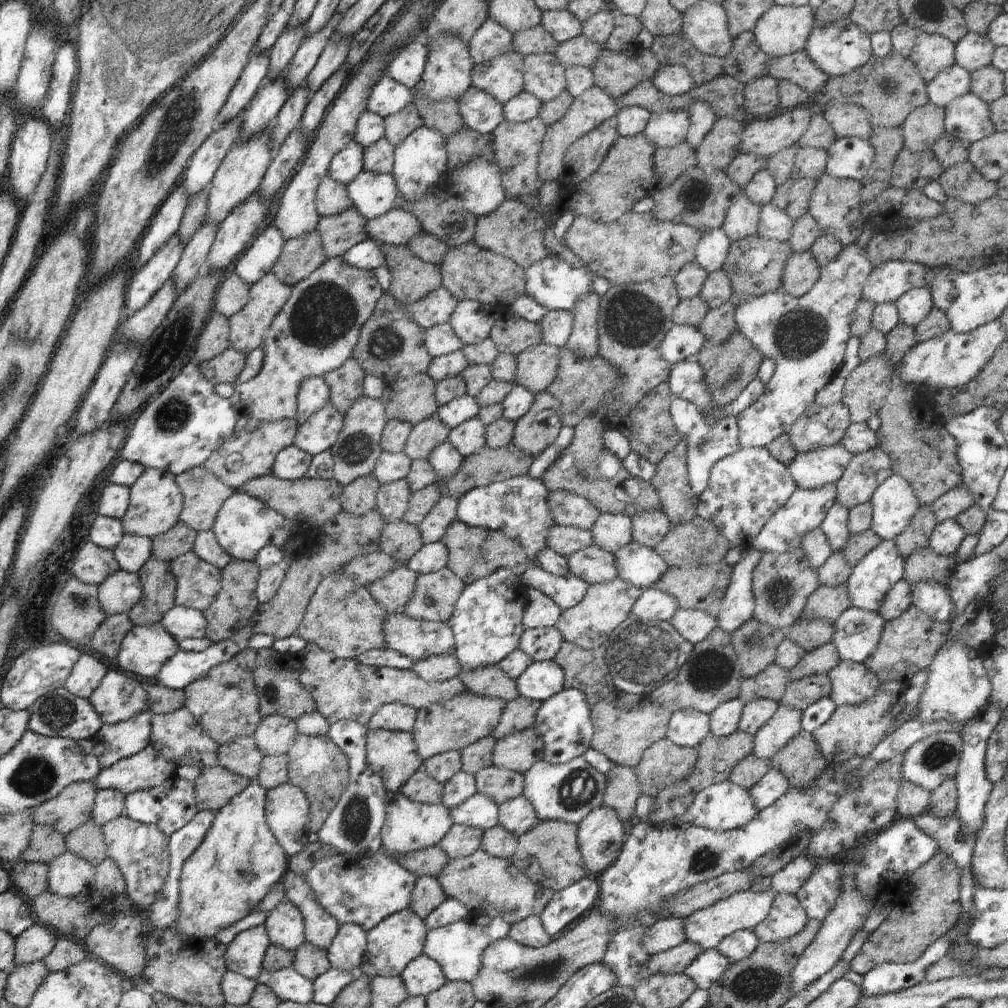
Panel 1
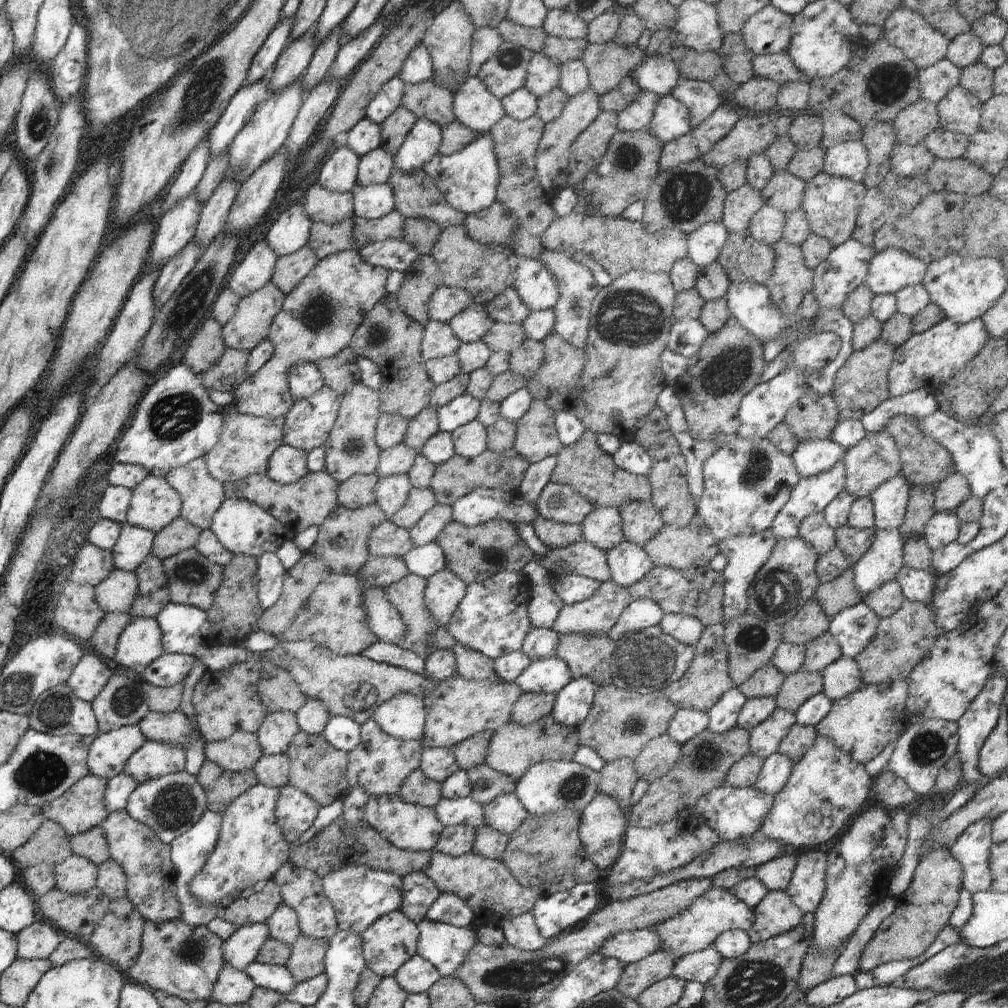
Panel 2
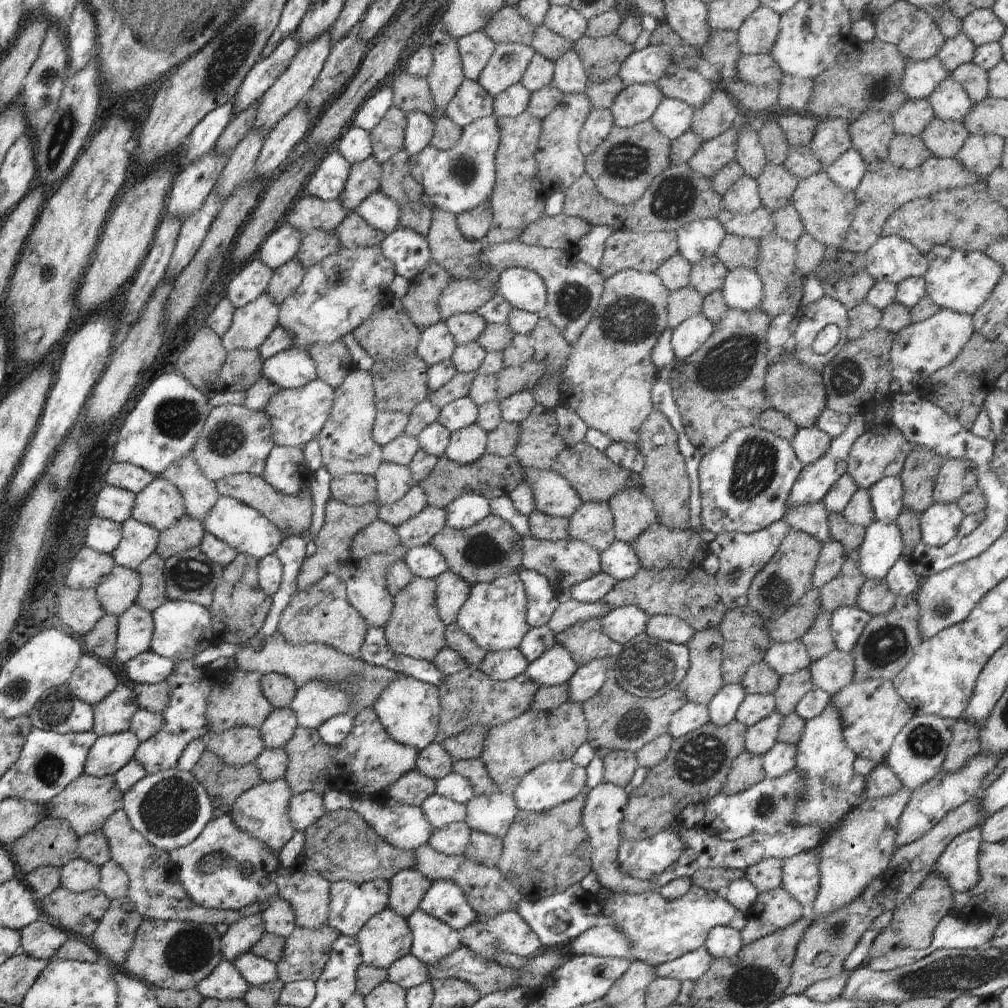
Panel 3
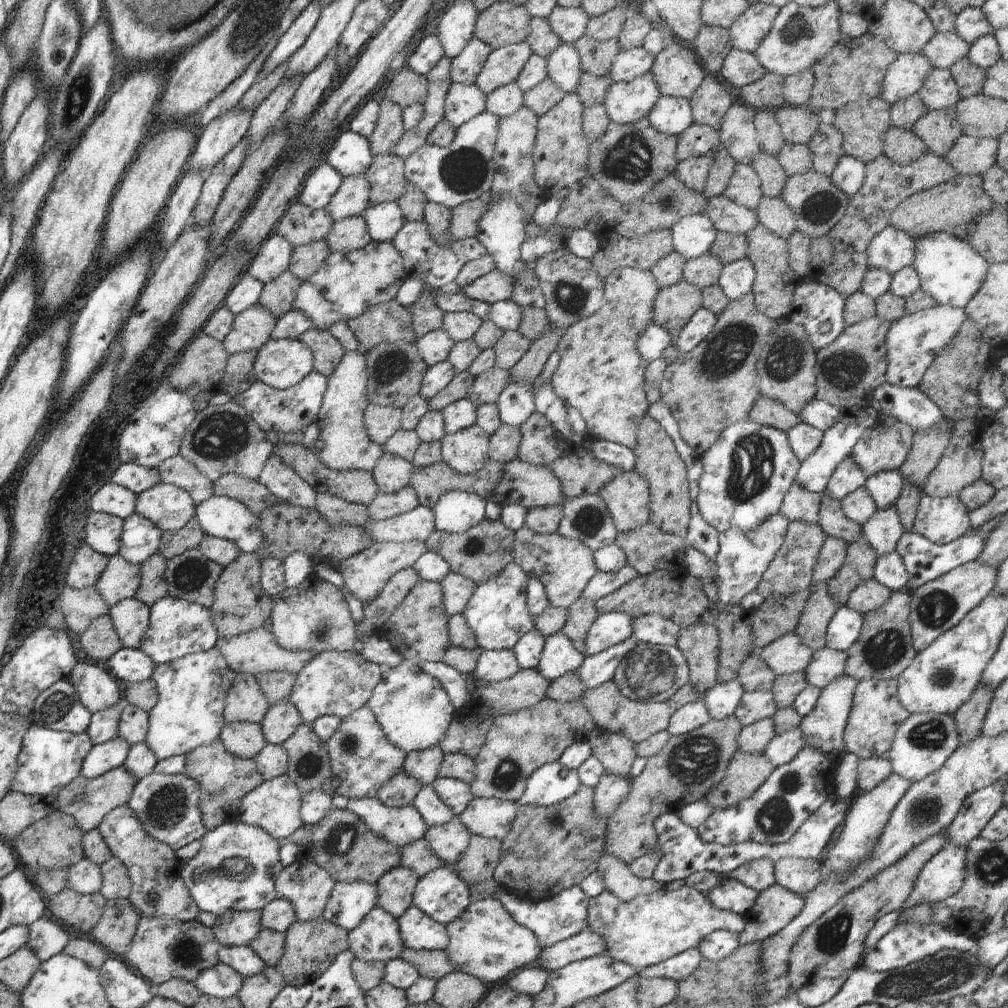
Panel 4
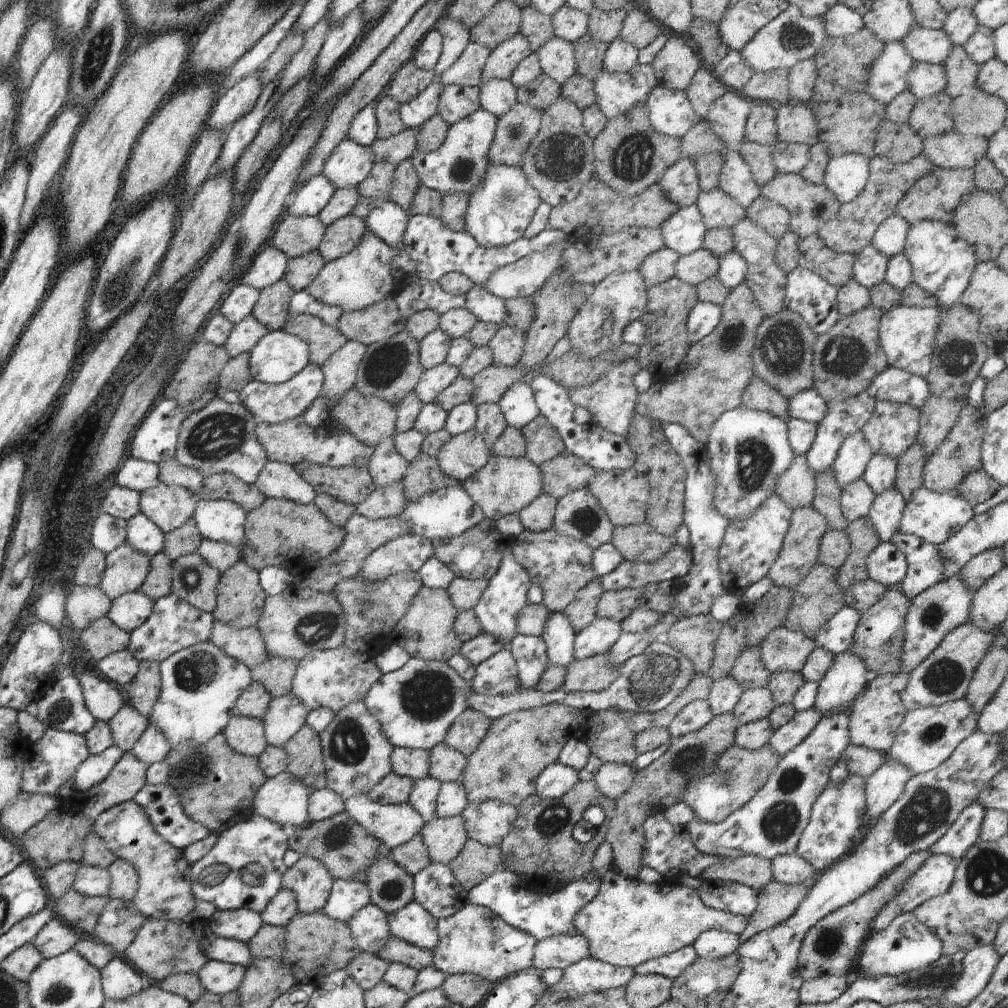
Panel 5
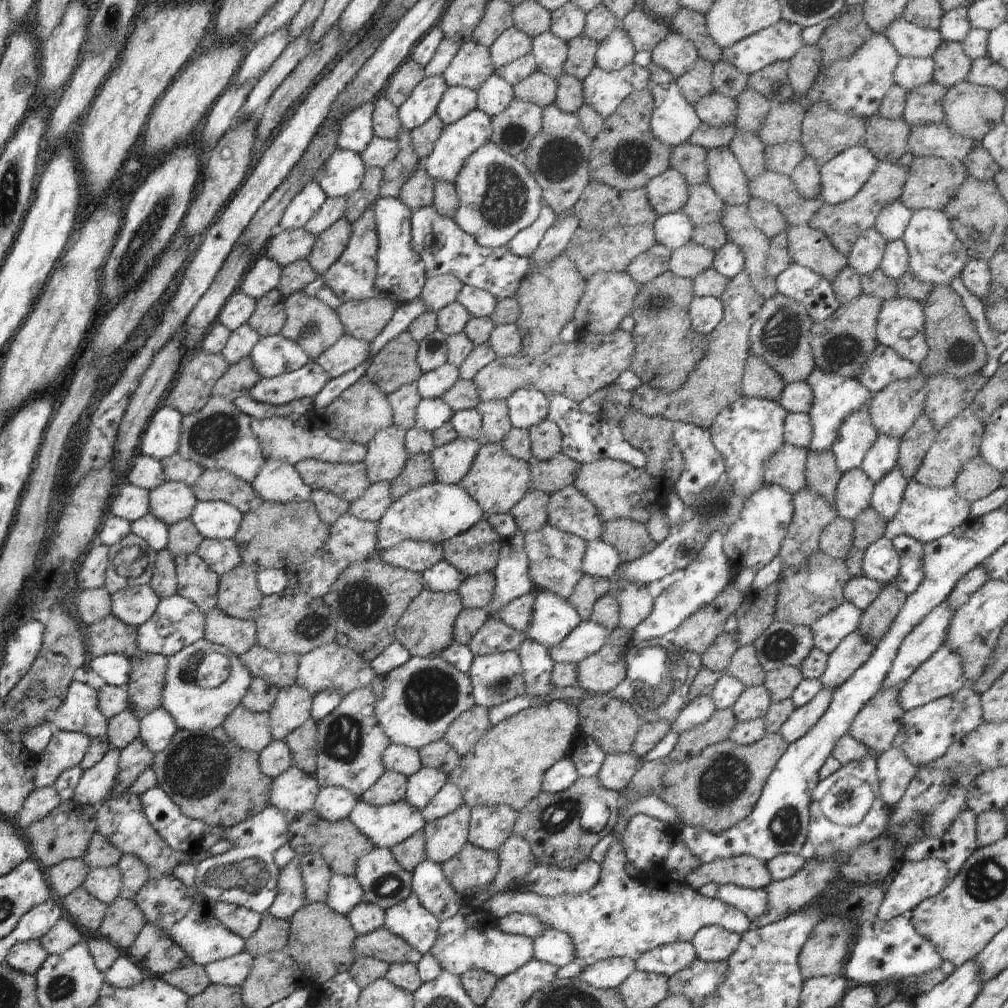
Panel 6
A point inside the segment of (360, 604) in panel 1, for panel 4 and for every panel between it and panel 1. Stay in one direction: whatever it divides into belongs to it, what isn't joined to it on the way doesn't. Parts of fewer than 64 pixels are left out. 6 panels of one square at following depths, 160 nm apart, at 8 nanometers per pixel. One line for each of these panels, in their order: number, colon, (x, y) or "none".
2: (333, 615)
3: (322, 614)
4: (314, 616)

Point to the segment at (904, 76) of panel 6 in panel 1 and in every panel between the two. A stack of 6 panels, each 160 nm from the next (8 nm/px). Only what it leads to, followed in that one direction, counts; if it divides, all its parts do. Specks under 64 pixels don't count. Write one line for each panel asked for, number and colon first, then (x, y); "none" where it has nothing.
1: (968, 118)
2: (960, 111)
3: (949, 101)
4: (939, 90)
5: (924, 79)

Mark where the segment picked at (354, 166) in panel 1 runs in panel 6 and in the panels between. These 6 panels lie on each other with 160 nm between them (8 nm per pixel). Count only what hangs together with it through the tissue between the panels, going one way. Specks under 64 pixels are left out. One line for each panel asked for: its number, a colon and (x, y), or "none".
2: (338, 174)
3: (327, 181)
4: (320, 186)
5: (309, 200)
6: (304, 206)

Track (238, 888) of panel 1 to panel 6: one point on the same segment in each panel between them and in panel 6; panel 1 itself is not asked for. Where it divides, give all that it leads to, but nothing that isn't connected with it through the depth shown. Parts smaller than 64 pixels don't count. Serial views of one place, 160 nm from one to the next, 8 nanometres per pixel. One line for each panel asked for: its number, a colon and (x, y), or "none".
2: (251, 847)
3: (262, 811)
4: (275, 805)
5: (283, 798)
6: (294, 790)

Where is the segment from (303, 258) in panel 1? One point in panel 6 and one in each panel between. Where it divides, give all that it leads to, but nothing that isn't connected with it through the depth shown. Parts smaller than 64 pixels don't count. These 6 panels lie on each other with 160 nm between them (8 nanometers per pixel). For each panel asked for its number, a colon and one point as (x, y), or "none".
2: (289, 270)
3: (285, 280)
4: (277, 297)
5: (272, 309)
6: (269, 316)

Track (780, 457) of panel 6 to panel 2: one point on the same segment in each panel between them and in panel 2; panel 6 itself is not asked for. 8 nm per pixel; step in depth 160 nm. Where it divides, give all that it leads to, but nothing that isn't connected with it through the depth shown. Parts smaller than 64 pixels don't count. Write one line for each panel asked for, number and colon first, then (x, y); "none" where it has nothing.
2: (814, 529)
3: (812, 518)
4: (799, 504)
5: (796, 486)

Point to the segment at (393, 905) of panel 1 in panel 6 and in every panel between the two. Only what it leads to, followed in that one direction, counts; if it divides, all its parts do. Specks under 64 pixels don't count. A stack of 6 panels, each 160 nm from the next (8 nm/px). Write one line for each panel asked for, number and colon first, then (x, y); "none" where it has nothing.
2: (359, 895)
3: (351, 905)
4: (349, 902)
5: (346, 897)
6: (344, 893)

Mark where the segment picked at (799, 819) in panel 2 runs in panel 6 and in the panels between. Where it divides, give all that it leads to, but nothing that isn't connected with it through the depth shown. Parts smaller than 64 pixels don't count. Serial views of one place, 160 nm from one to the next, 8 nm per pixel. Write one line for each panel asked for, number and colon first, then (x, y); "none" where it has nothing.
3: (832, 786)
4: (823, 728)
5: (846, 678)
6: (853, 652)

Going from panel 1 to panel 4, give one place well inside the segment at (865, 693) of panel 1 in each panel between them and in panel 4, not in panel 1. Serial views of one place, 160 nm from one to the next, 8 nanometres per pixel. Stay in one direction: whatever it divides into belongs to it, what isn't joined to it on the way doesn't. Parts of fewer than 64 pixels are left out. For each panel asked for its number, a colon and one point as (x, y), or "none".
2: (840, 678)
3: (831, 673)
4: (827, 664)

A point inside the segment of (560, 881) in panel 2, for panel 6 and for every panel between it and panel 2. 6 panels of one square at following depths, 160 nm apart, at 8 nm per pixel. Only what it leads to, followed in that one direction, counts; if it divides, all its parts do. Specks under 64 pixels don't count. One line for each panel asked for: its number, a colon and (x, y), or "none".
3: (544, 853)
4: (548, 849)
5: (540, 849)
6: (550, 823)

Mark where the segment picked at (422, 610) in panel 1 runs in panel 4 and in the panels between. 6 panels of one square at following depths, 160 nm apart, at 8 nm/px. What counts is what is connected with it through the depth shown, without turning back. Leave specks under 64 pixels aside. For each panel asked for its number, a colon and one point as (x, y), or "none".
2: (444, 590)
3: (452, 591)
4: (457, 590)

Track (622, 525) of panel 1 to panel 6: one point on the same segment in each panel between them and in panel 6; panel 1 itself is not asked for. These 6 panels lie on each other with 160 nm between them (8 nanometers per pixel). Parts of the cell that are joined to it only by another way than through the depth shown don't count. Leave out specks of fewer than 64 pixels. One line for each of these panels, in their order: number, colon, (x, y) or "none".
2: (602, 527)
3: (593, 523)
4: (586, 518)
5: (579, 515)
6: (568, 510)

